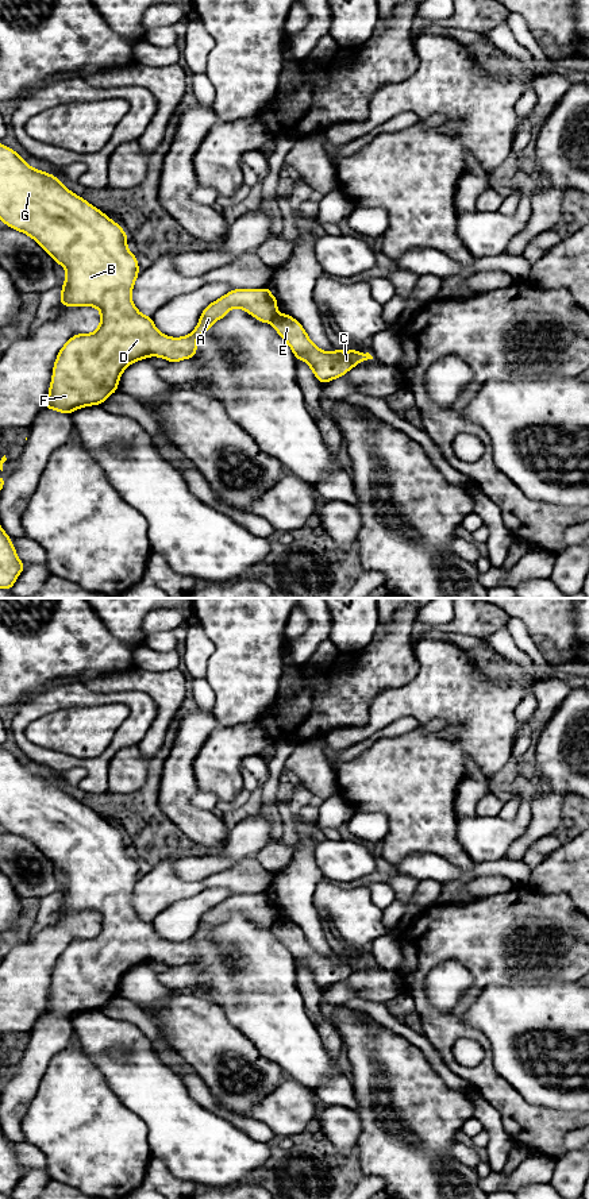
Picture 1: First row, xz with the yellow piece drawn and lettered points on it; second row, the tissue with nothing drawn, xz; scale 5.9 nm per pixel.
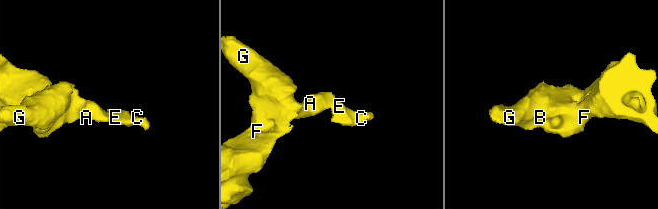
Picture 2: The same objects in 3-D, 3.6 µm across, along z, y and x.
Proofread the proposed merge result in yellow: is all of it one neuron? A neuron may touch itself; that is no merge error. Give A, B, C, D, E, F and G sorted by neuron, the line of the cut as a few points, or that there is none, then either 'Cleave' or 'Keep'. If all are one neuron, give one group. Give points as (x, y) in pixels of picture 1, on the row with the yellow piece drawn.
Groups: A B D F G / C E. Split along xz (280, 315), (270, 322). Cleave

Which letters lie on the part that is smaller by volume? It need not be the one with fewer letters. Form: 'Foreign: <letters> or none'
Foreign: C, E

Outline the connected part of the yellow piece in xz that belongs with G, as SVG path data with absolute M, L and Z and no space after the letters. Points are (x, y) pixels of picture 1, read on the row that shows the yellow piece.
M0 143L0 220L12 230L20 231L32 238L53 259L62 265L66 271L59 305L66 307L95 307L100 311L100 325L92 334L76 334L59 350L53 366L53 377L49 388L45 409L54 409L59 413L101 405L112 393L118 392L122 373L134 362L149 356L159 356L170 363L190 359L197 354L197 339L209 331L212 324L228 315L231 308L240 308L261 323L272 323L278 315L278 301L270 293L270 288L262 289L234 289L223 297L211 302L203 309L197 327L186 336L172 338L159 332L150 316L142 315L131 300L131 292L139 275L138 258L127 248L128 235L120 224L91 205L81 196L70 192L53 174L41 171L27 165L18 153Z

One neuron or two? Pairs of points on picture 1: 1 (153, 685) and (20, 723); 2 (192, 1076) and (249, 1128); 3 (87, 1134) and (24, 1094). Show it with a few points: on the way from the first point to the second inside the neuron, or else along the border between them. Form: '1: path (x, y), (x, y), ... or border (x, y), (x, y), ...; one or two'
1: border (100, 691), (139, 690), (150, 697), (157, 709); two
2: path (200, 1093), (219, 1111), (233, 1118); one
3: border (46, 1070), (20, 1128); two

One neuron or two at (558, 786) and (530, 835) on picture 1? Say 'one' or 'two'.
one

